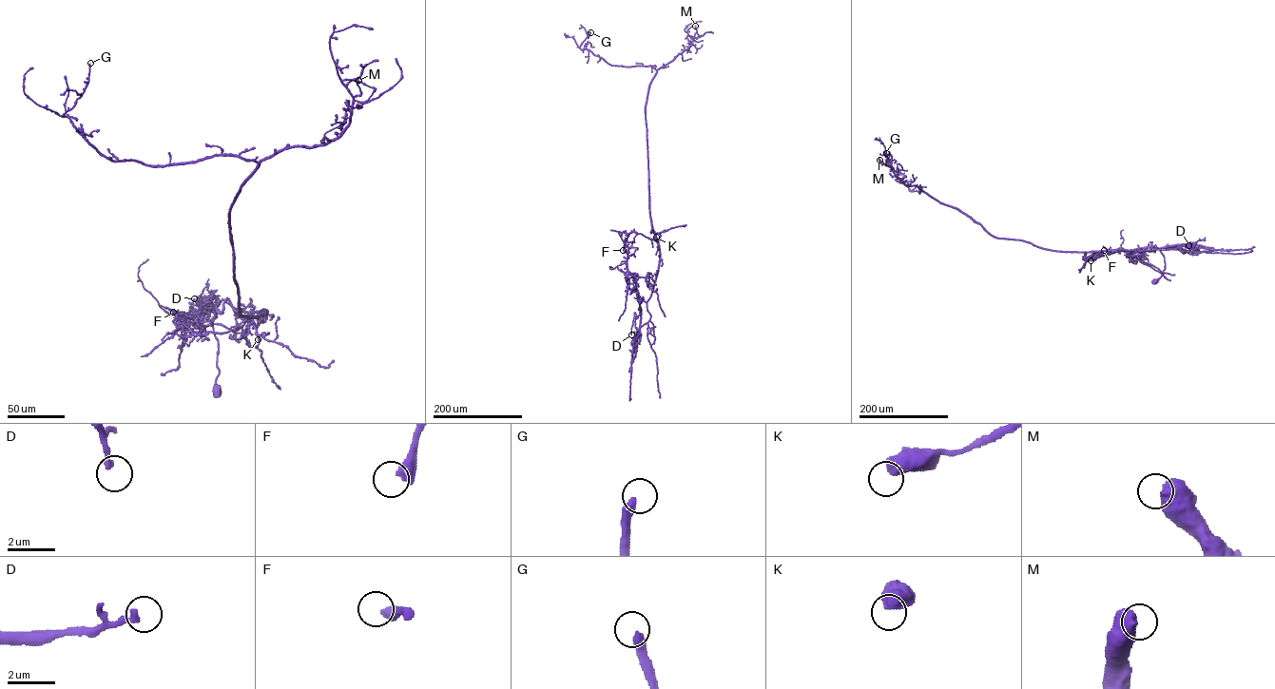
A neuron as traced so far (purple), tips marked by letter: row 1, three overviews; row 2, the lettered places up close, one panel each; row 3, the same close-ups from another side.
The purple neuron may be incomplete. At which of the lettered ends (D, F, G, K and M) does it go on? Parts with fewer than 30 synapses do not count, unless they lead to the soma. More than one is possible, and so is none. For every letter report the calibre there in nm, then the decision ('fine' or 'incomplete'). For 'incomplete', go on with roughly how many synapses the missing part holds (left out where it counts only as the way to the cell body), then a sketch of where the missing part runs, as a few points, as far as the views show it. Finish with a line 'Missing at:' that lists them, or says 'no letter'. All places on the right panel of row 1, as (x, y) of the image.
D: 280 nm thick; fine
F: 500 nm thick; incomplete; about 45 synapses
G: 360 nm thick; incomplete; about 50 synapses; missing branch runs (886, 153), (881, 138)
K: 650 nm thick; fine
M: 600 nm thick; fine
Missing at: F, G

